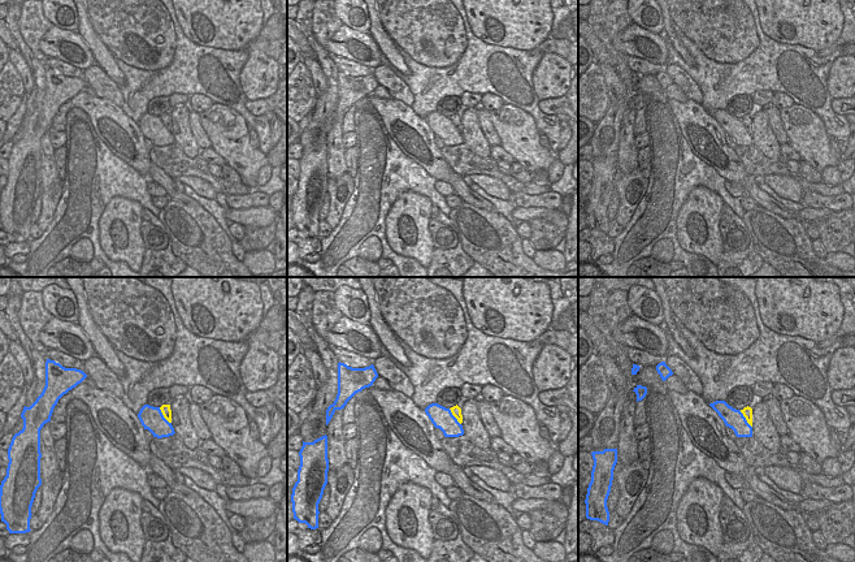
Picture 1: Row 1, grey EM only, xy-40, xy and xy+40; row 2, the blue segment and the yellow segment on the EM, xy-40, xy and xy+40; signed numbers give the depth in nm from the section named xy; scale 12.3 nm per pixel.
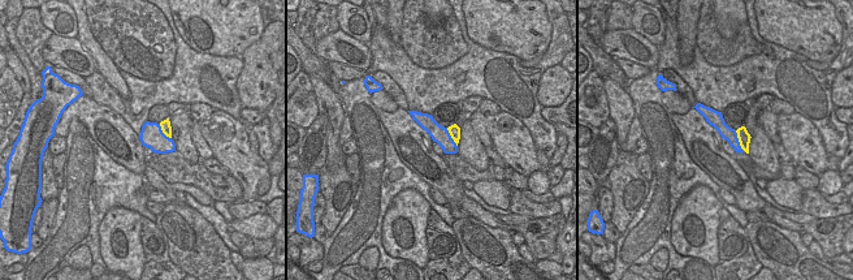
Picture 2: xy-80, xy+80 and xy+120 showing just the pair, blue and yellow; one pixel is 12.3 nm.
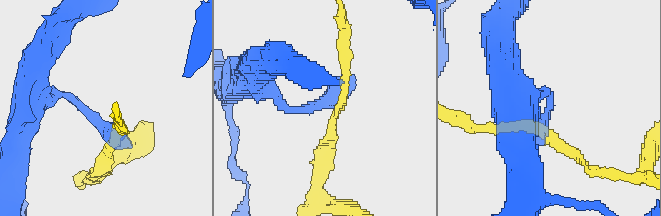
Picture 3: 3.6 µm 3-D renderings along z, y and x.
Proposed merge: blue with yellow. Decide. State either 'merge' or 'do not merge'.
do not merge

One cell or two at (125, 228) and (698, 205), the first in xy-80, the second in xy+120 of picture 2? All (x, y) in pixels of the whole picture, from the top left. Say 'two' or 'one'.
one

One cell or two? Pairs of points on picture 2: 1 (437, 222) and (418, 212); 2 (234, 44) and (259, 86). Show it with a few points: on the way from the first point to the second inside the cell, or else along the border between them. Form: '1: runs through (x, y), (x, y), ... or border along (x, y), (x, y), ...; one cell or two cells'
1: border along (431, 209), (427, 216), (427, 227); two cells
2: border along (262, 33), (239, 56); two cells

